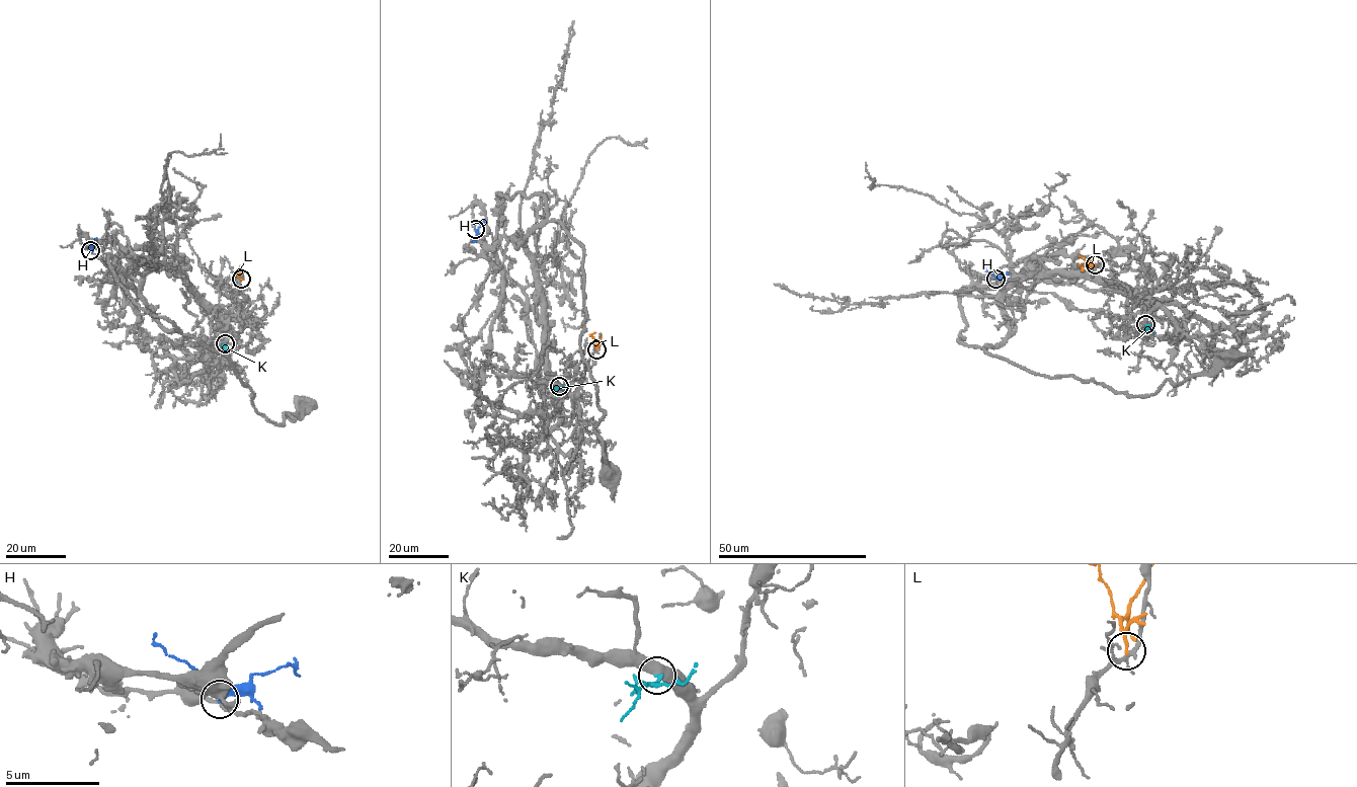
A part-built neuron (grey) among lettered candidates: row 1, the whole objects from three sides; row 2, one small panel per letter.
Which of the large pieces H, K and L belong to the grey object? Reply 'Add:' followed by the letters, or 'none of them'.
Add: K

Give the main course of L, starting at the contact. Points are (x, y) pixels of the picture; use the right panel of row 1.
L: (1095, 264), (1078, 263)

